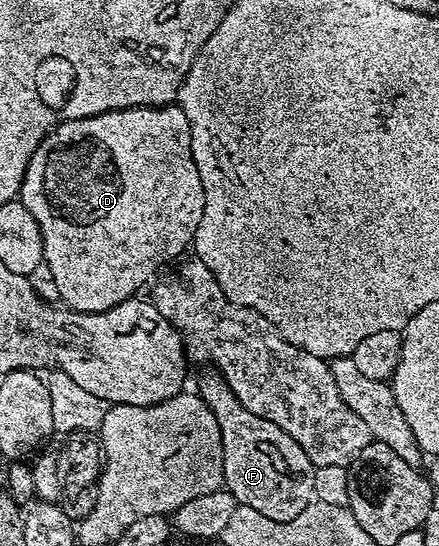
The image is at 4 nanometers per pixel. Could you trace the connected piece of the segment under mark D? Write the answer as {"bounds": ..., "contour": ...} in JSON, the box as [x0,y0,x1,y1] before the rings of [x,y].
{"bounds":[18,103,203,313],"contour":[[[177,103],[153,109],[118,109],[85,119],[73,121],[60,120],[59,124],[48,133],[47,137],[33,151],[27,170],[23,176],[23,186],[19,188],[18,200],[28,209],[29,215],[40,229],[43,240],[43,262],[45,270],[51,276],[55,289],[66,308],[77,313],[104,313],[117,303],[130,301],[135,293],[162,265],[175,261],[183,252],[192,248],[197,231],[197,223],[203,214],[203,188],[195,176],[195,164],[191,158],[191,136],[187,134],[185,111]]]}

